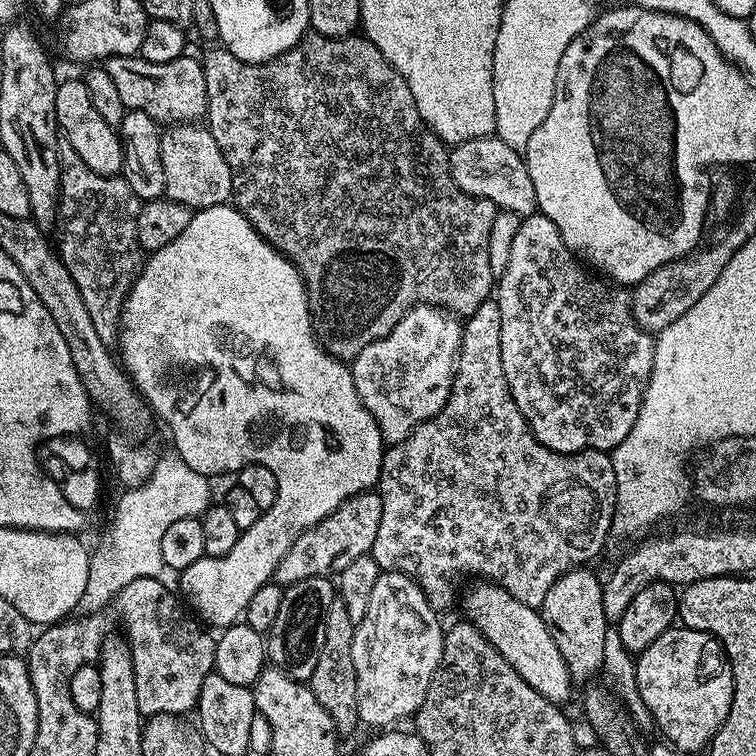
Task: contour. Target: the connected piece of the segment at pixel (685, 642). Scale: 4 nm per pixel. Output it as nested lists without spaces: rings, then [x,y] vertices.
[[[673,626],[654,638],[654,642],[650,642],[650,646],[646,646],[646,650],[635,657],[635,663],[637,692],[649,708],[653,725],[657,729],[660,727],[661,734],[665,736],[661,737],[677,753],[707,749],[722,722],[726,722],[732,701],[732,664],[719,640],[714,639],[709,632]]]

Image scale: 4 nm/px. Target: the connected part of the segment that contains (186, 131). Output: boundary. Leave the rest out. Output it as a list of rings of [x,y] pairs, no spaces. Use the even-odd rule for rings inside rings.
[[[200,122],[165,127],[162,138],[162,170],[166,173],[164,196],[193,210],[227,204],[232,199],[232,175],[212,133]]]

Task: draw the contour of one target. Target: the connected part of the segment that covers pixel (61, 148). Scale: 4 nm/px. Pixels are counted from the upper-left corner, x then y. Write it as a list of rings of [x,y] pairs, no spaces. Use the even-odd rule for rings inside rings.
[[[62,134],[58,138],[58,154],[60,204],[56,207],[54,240],[61,262],[82,294],[99,338],[112,346],[120,335],[124,300],[142,267],[142,249],[138,242],[138,210],[142,201],[130,190],[123,175],[94,174]]]

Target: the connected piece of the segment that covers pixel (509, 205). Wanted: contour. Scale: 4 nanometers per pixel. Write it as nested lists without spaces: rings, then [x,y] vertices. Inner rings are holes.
[[[494,134],[455,145],[448,154],[448,169],[454,182],[466,194],[486,198],[490,202],[502,206],[503,211],[516,212],[522,218],[531,216],[537,211],[534,182],[530,182],[528,165],[525,164],[523,155],[517,149],[506,146],[506,142],[502,142]]]

